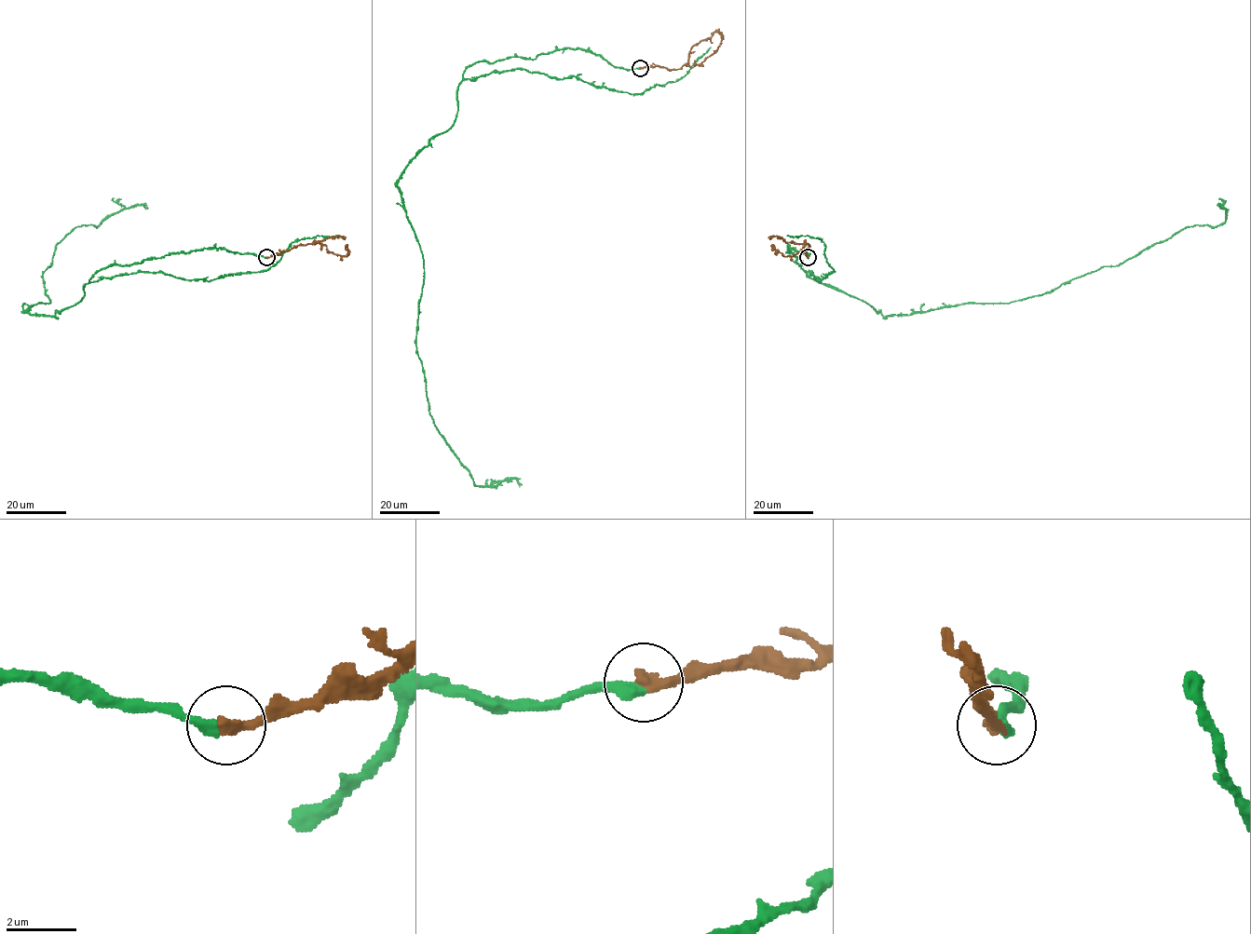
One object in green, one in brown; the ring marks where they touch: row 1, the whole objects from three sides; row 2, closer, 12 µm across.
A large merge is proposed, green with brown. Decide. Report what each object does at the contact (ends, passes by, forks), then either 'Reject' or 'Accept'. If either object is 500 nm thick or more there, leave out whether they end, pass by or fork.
At the ring green ends. At the ring brown ends. Reject

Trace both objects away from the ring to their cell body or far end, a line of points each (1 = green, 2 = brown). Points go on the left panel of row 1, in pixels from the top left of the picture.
1: (266, 257), (201, 249), (107, 265), (55, 317), (24, 312), (50, 303), (43, 274), (75, 227), (146, 209)
2: (266, 257), (310, 243), (324, 245), (329, 251), (346, 256), (346, 246)

